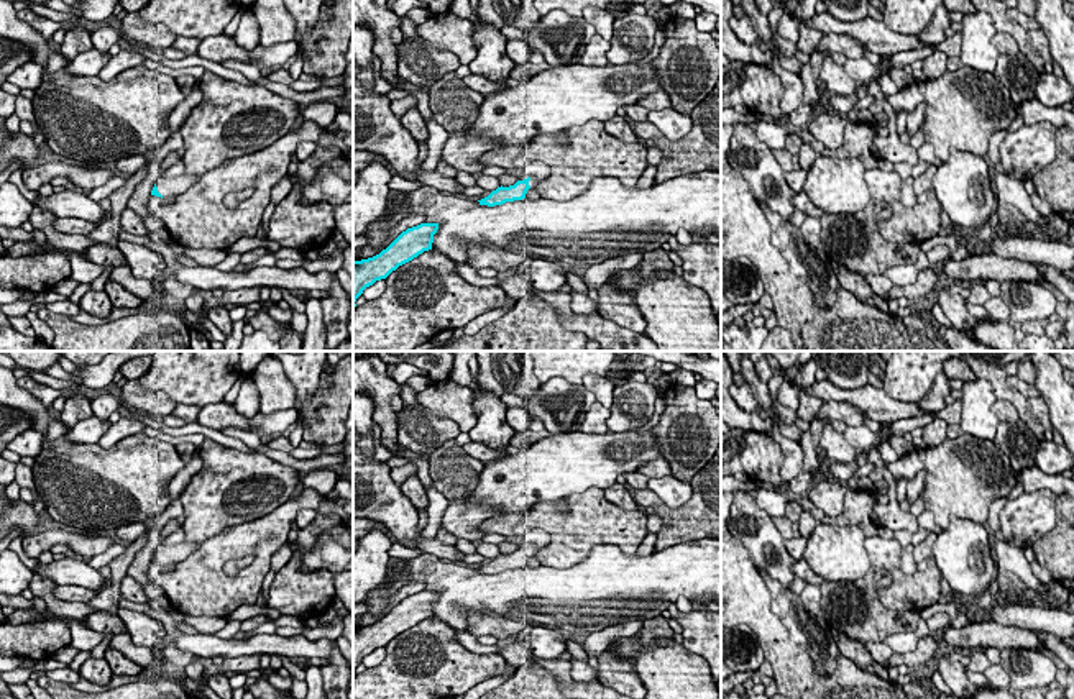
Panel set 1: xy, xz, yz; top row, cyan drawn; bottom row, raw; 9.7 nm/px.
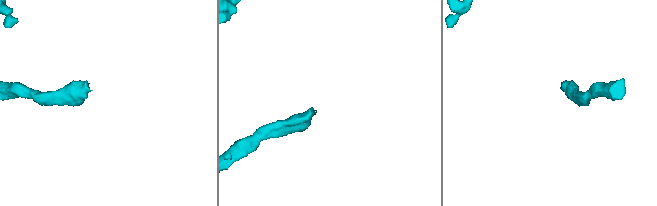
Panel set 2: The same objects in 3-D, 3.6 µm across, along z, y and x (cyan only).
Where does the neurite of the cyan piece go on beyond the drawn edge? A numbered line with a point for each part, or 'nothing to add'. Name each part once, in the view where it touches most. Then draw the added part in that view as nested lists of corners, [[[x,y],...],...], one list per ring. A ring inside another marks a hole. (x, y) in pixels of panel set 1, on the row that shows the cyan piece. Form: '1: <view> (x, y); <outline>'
1: xy (173, 186); [[[177,176],[177,177],[159,177],[156,180],[158,192],[163,197],[184,194],[190,185],[194,185],[200,177],[199,176]]]

